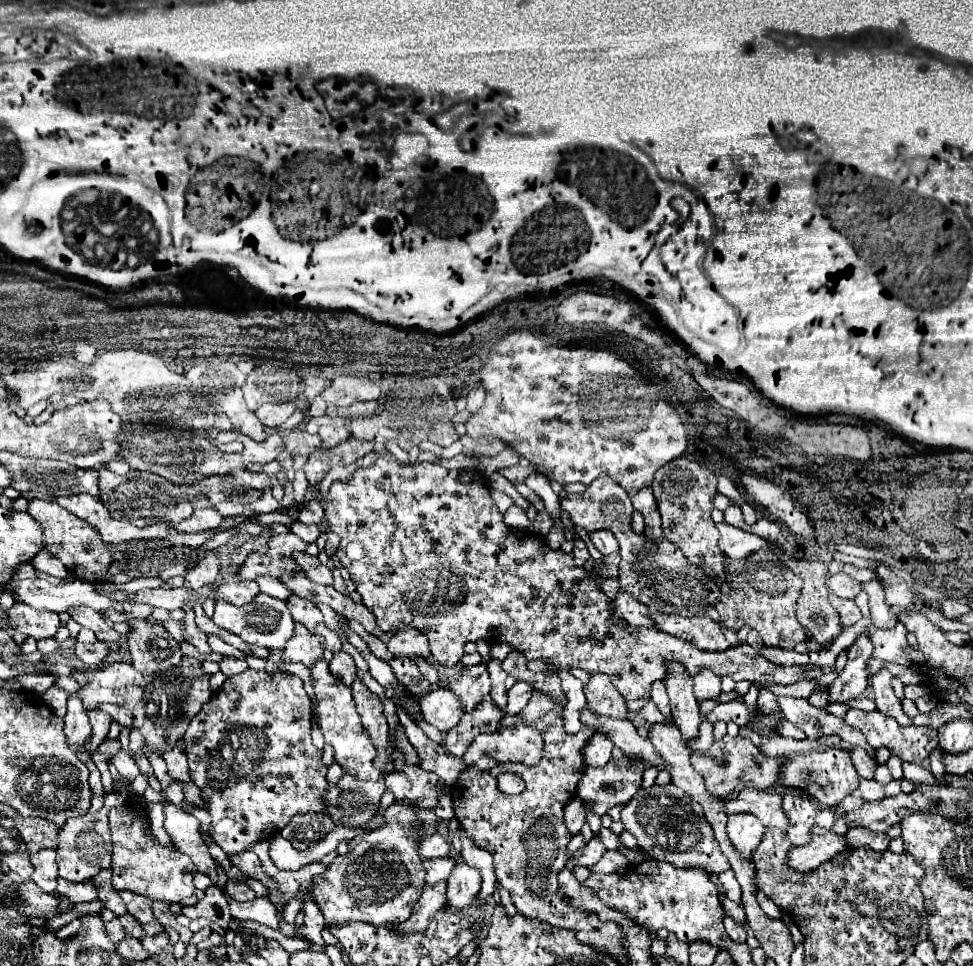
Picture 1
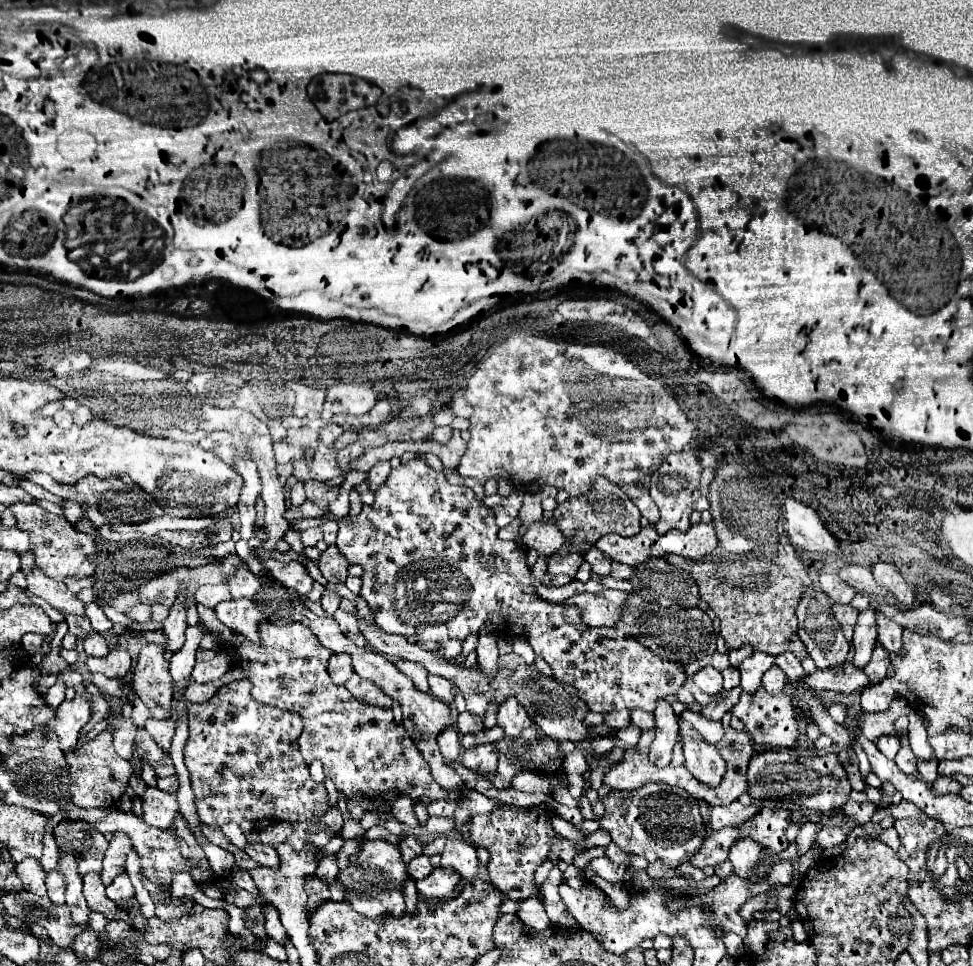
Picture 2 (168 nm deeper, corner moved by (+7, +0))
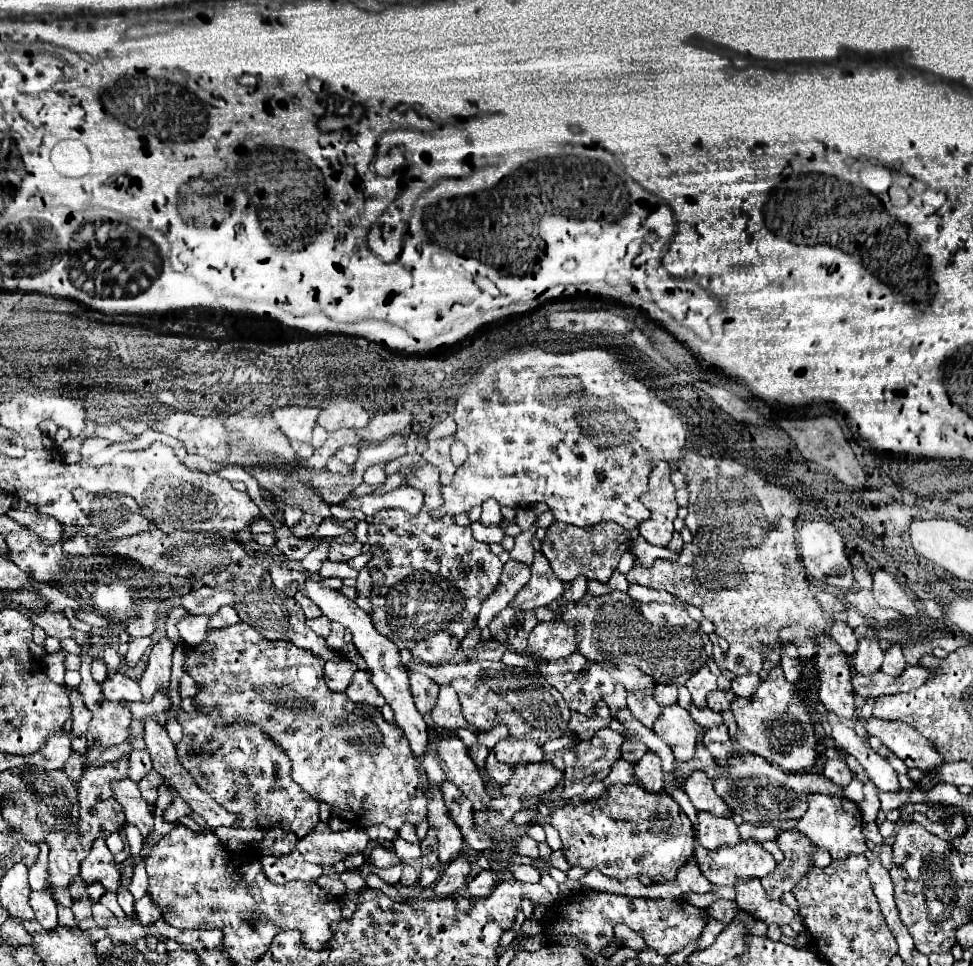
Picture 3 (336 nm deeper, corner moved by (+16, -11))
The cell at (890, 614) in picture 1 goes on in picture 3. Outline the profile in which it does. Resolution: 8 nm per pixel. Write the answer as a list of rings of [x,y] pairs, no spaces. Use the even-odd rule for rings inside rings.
[[[898,643],[890,645],[884,653],[884,663],[882,663],[882,671],[888,673],[888,675],[900,675],[906,667],[906,661],[902,657],[902,647]]]

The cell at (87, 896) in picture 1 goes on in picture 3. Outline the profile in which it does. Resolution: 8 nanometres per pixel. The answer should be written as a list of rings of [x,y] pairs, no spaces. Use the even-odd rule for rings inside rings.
[[[46,889],[42,891],[32,891],[30,893],[30,905],[36,913],[36,919],[38,923],[44,927],[44,929],[54,929],[58,925],[58,917],[56,917],[56,903],[52,901],[50,893]]]

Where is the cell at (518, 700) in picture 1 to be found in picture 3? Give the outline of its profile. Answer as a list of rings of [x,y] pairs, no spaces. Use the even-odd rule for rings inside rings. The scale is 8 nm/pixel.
[[[504,737],[496,743],[496,757],[498,761],[506,763],[506,765],[514,765],[520,761],[542,761],[544,759],[544,751],[542,747],[538,747],[532,739],[528,737]]]

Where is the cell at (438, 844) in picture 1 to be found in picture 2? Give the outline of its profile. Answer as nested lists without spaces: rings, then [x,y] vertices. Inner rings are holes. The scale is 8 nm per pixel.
[[[407,836],[407,838],[399,840],[399,852],[401,852],[403,862],[411,862],[415,856],[421,854],[421,850],[423,850],[423,844],[413,836]]]

